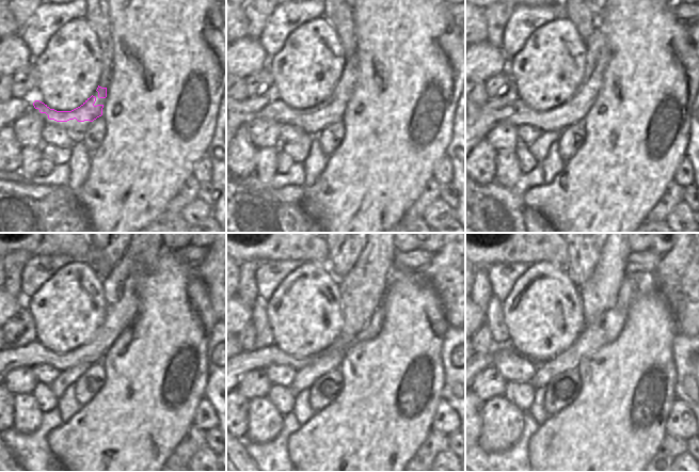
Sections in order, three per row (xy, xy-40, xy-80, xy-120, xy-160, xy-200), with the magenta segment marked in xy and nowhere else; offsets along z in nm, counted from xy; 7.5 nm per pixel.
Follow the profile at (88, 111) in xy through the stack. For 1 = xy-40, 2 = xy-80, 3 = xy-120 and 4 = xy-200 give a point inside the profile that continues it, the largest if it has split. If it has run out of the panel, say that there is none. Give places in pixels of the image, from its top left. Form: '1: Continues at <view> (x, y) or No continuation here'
1: Continues at xy-40 (323, 111)
2: Continues at xy-80 (597, 52)
3: Continues at xy-120 (121, 303)
4: Continues at xy-200 (599, 294).

